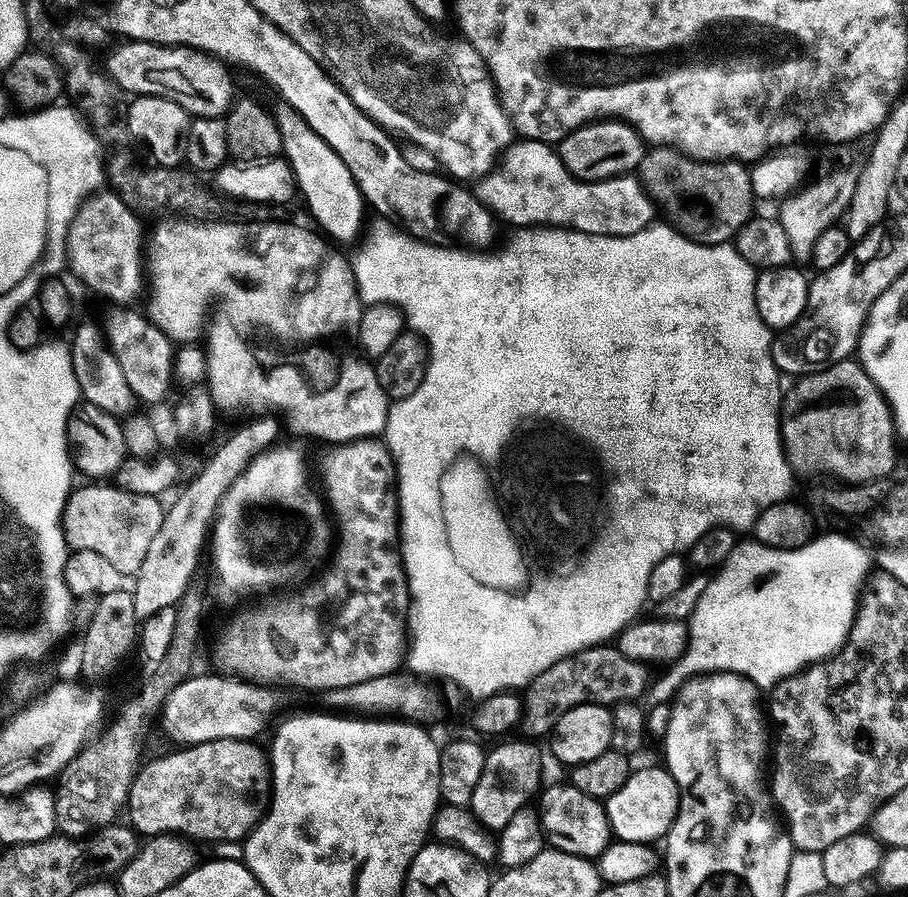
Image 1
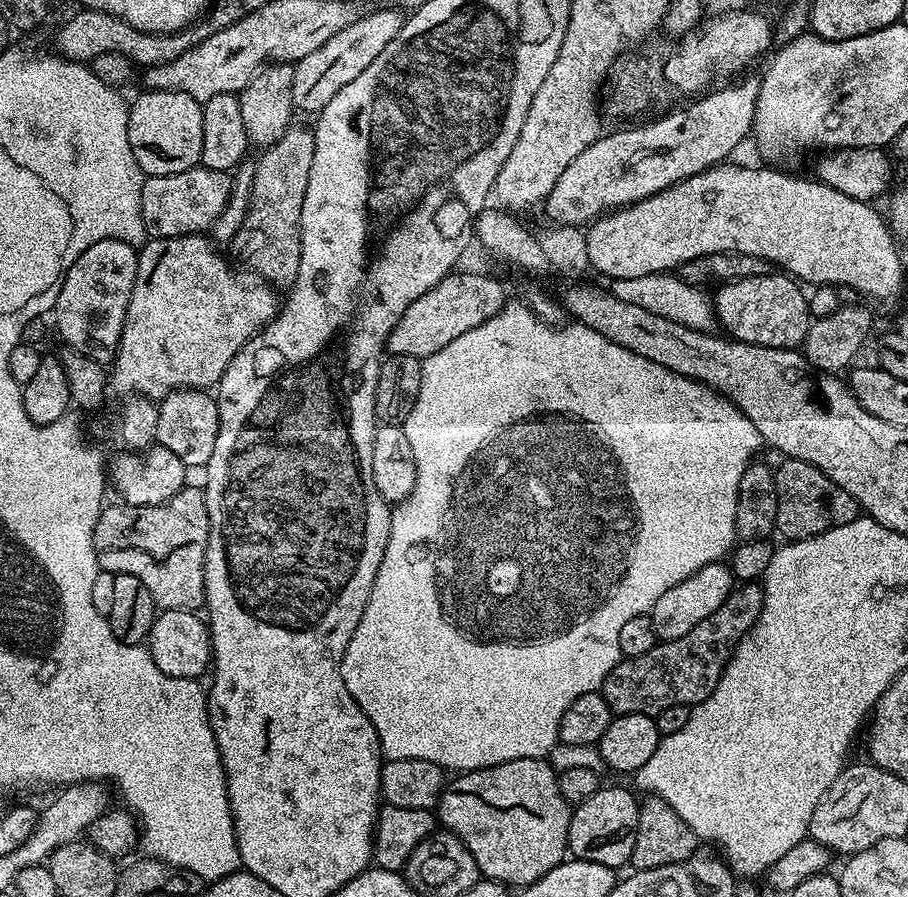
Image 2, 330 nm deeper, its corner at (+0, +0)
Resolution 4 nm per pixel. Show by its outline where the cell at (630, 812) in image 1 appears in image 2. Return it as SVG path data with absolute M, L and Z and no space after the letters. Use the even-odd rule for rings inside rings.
M601 786L594 798L575 805L568 831L568 850L575 859L602 862L602 866L617 870L631 861L641 801L636 800L637 793L629 788Z

